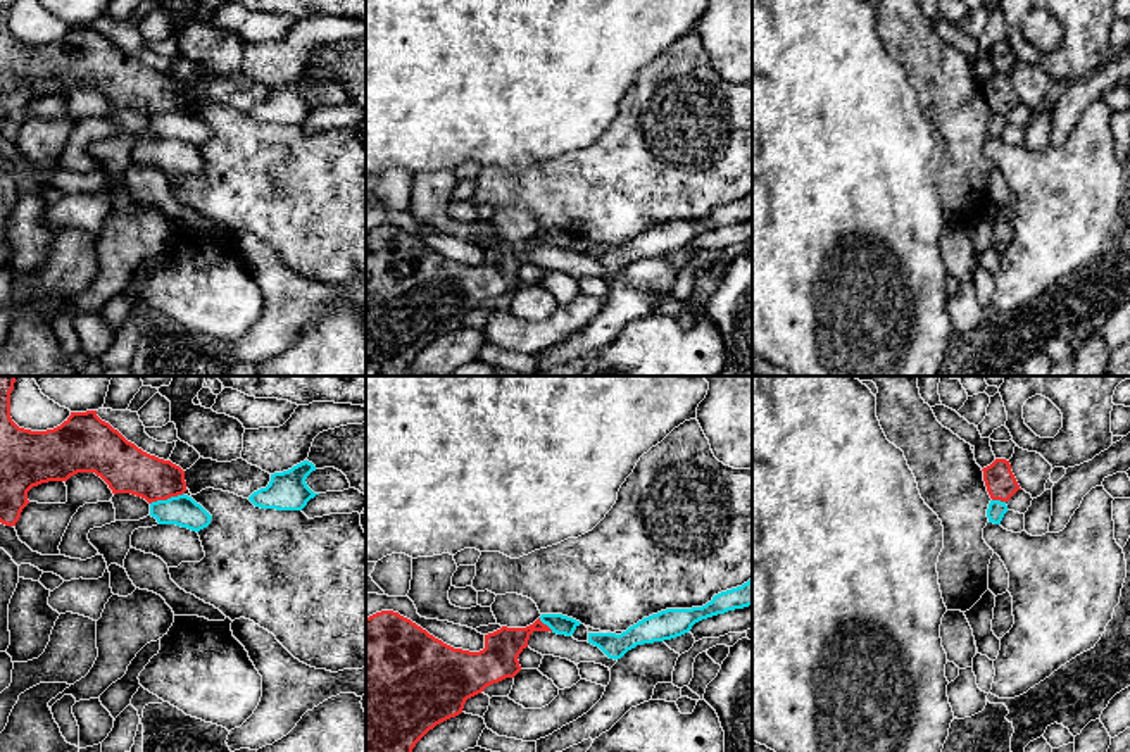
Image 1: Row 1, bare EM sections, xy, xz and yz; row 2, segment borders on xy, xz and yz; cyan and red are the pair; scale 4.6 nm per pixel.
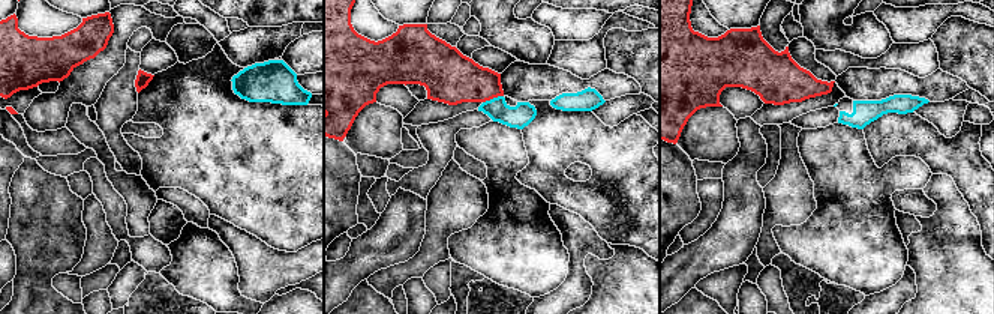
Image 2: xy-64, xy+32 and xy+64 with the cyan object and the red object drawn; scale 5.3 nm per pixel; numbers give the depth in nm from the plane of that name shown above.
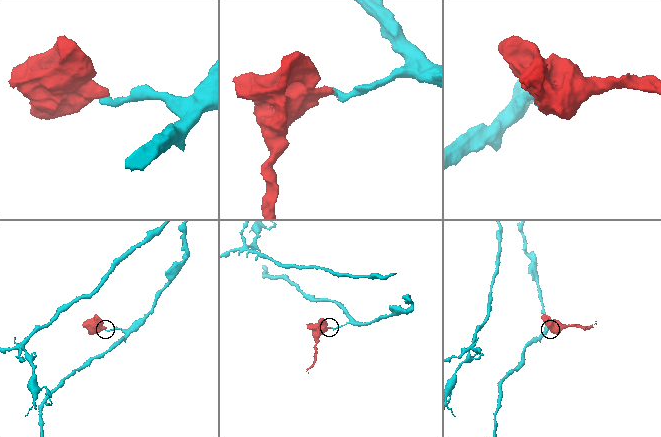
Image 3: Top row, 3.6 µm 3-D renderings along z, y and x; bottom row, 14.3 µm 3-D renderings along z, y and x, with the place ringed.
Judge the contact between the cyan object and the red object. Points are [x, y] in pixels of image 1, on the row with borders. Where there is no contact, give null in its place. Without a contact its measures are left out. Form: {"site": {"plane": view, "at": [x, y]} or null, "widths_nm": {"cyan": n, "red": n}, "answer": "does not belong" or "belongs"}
{"site": {"plane": "xy", "at": [168, 499]}, "widths_nm": {"cyan": 150, "red": 220}, "answer": "does not belong"}

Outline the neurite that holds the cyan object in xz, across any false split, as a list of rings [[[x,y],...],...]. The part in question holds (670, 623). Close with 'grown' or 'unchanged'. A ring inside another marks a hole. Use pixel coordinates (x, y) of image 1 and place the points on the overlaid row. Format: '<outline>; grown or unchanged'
[[[752,580],[742,586],[721,592],[702,607],[692,609],[666,609],[637,624],[630,626],[621,635],[616,633],[588,633],[588,643],[599,647],[609,659],[621,659],[637,645],[664,642],[681,636],[702,619],[725,614],[728,611],[752,605]]]; unchanged

